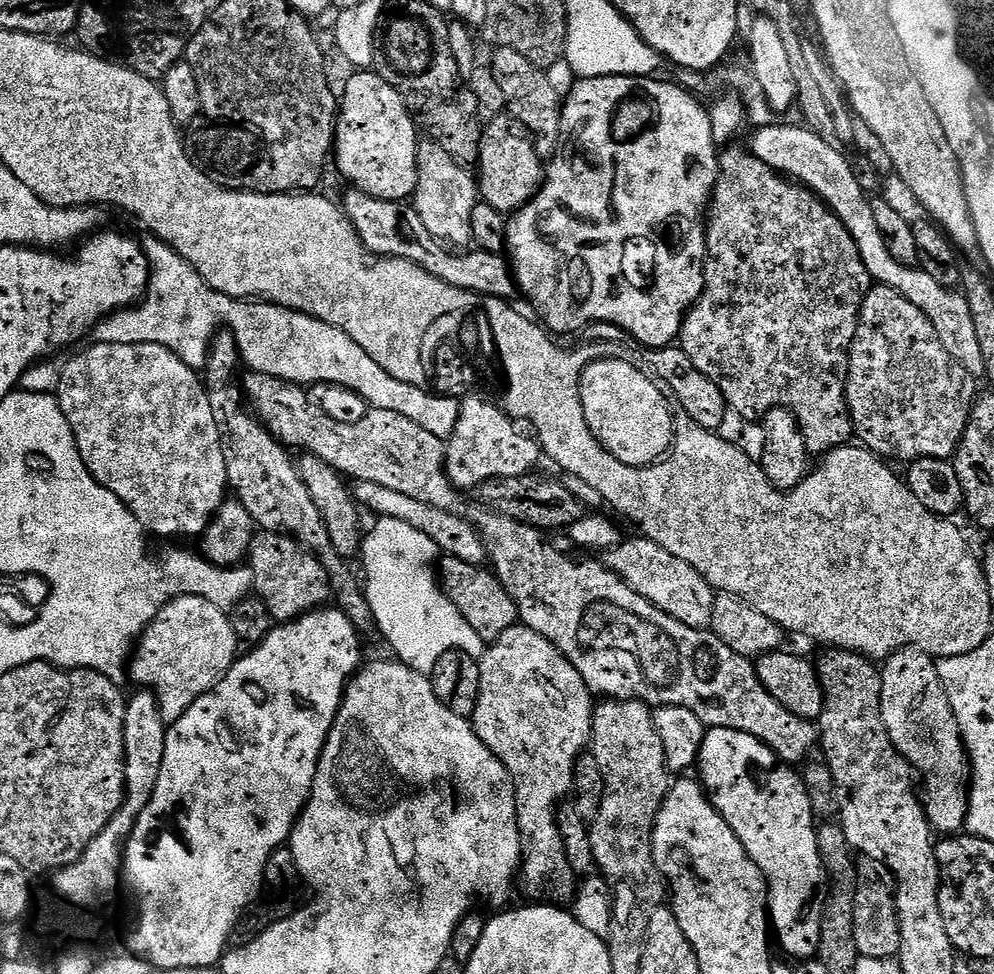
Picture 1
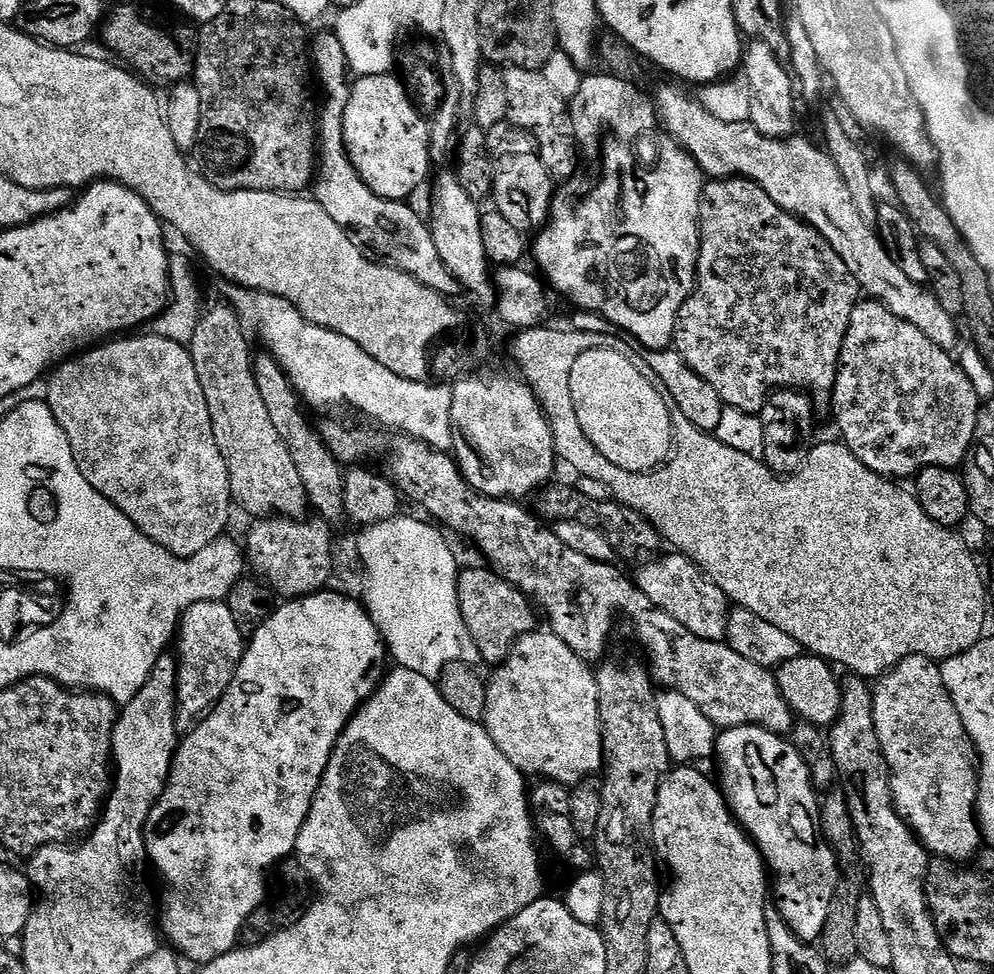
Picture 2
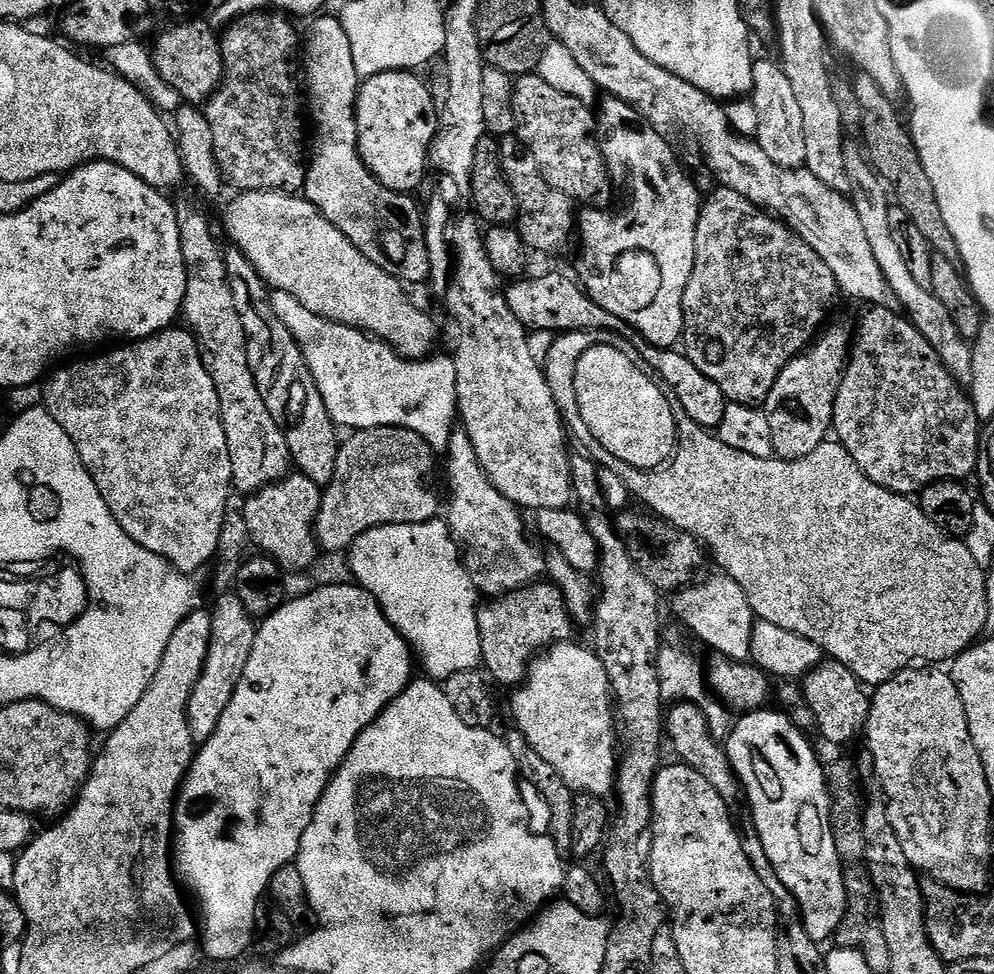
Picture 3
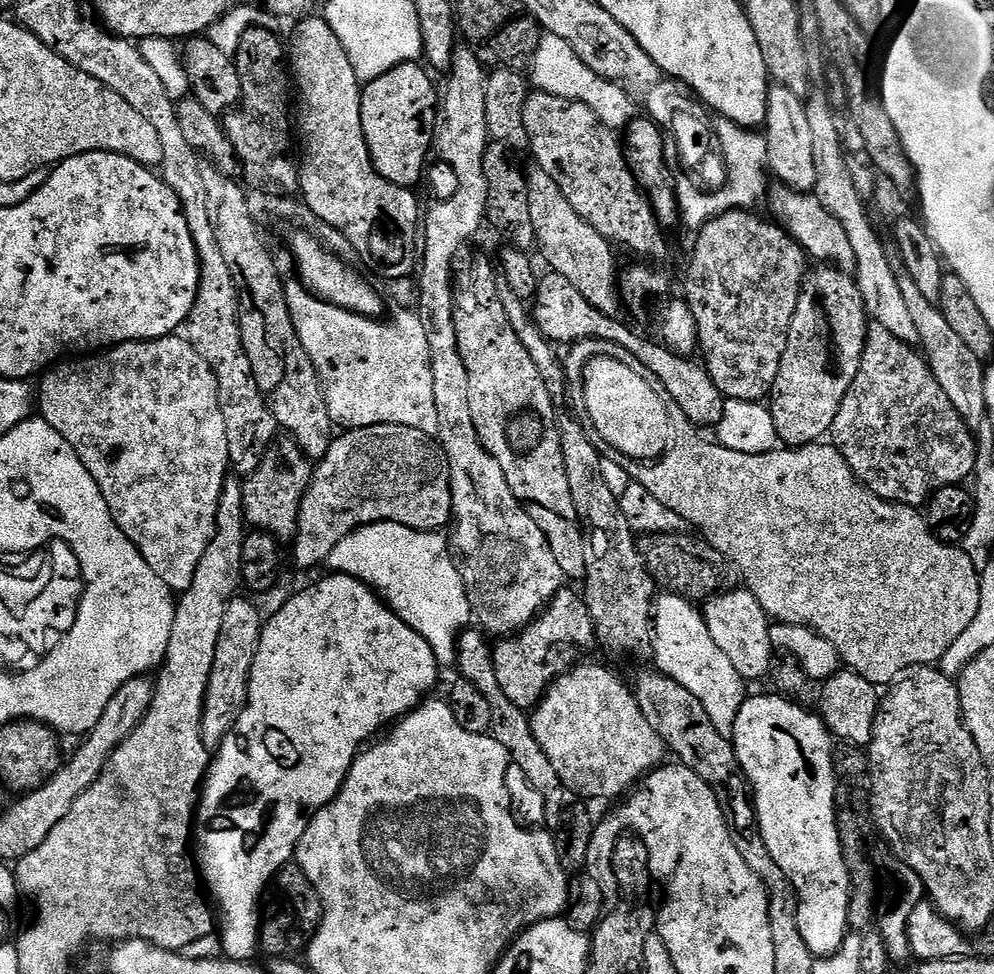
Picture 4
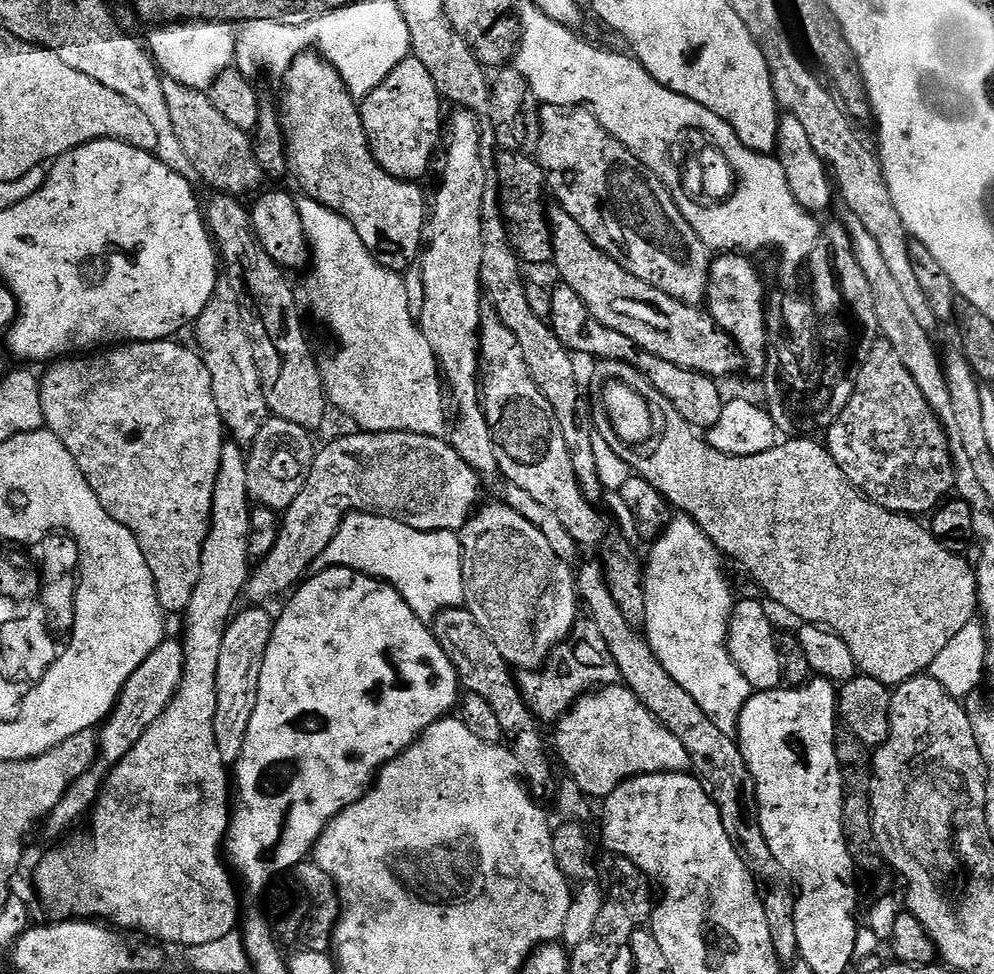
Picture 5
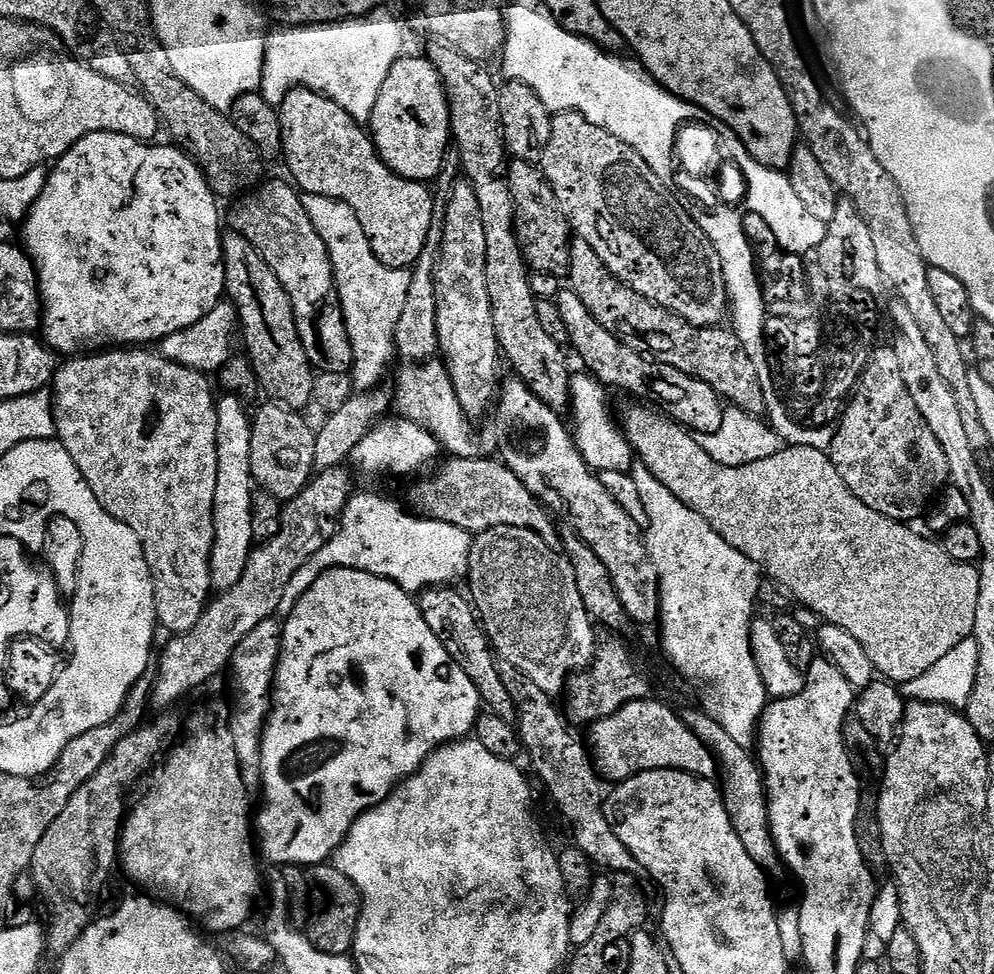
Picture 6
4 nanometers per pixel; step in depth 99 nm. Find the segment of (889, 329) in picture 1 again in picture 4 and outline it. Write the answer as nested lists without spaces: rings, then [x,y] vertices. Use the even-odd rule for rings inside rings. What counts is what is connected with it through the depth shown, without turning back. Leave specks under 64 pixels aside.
[[[873,323],[869,327],[868,337],[866,338],[866,350],[862,354],[862,366],[858,366],[858,378],[854,378],[854,382],[848,391],[848,396],[838,410],[838,418],[834,418],[834,426],[830,436],[834,441],[835,447],[839,448],[842,455],[844,455],[850,470],[860,483],[865,484],[875,496],[880,496],[883,500],[891,500],[895,503],[909,506],[923,505],[933,492],[943,488],[954,488],[963,485],[965,483],[964,479],[967,478],[968,480],[973,475],[978,453],[977,437],[968,429],[966,422],[962,420],[962,415],[958,414],[954,406],[951,405],[949,398],[946,398],[945,391],[942,390],[937,379],[934,378],[934,374],[931,372],[931,368],[924,356],[913,345],[894,338],[894,334],[890,334],[890,330],[886,330],[886,326],[877,323]]]

